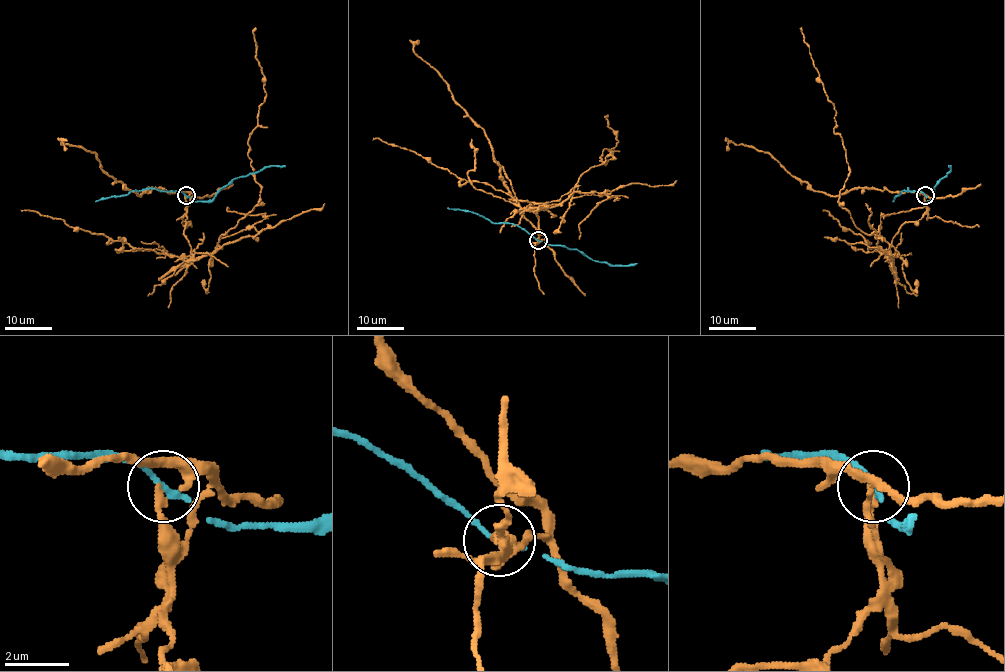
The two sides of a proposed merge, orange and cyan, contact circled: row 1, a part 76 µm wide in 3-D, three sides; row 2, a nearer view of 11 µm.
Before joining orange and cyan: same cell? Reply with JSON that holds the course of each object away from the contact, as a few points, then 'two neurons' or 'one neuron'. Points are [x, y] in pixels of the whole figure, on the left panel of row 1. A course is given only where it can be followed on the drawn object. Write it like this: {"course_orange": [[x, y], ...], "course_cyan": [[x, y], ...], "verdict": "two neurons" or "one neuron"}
{"course_orange": [[185, 195], [195, 259], [257, 234], [220, 236], [259, 200], [247, 151], [266, 94], [256, 27]], "course_cyan": [[186, 195], [194, 201], [209, 201], [237, 177], [267, 167], [285, 167]], "verdict": "two neurons"}

